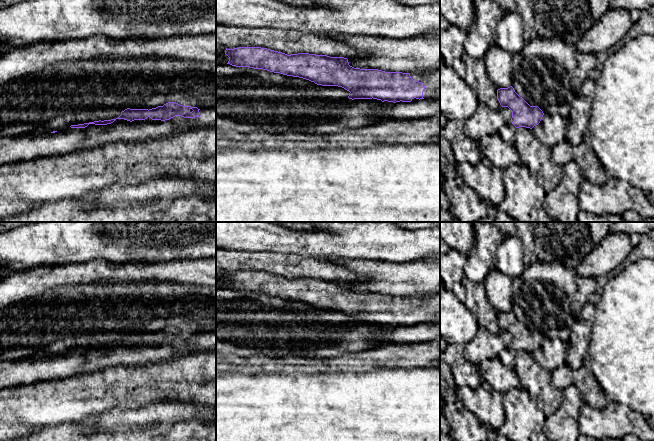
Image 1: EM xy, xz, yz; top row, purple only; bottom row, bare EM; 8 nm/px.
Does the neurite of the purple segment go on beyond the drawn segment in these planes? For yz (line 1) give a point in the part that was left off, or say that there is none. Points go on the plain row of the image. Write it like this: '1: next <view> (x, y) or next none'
1: next none

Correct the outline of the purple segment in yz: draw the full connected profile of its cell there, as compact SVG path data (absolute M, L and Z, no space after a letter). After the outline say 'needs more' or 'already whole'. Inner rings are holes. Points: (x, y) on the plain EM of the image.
M512 310L498 313L497 323L502 331L508 331L512 335L511 346L516 352L532 353L540 347L544 339L538 330L530 330L520 321Z | already whole

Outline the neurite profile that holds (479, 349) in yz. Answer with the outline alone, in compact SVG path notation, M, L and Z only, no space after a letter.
M481 326L478 329L475 337L464 348L464 359L477 367L486 359L499 357L500 352L512 342L512 335L508 331L492 334Z

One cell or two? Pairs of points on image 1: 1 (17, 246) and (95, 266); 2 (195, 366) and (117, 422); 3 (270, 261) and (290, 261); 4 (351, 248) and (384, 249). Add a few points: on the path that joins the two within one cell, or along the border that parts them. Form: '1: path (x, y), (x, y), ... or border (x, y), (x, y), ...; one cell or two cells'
1: border (104, 259), (90, 259), (58, 266); two cells
2: border (157, 400), (137, 408), (111, 409); two cells
3: path (275, 261), (285, 261); one cell
4: path (359, 248), (376, 248); one cell

